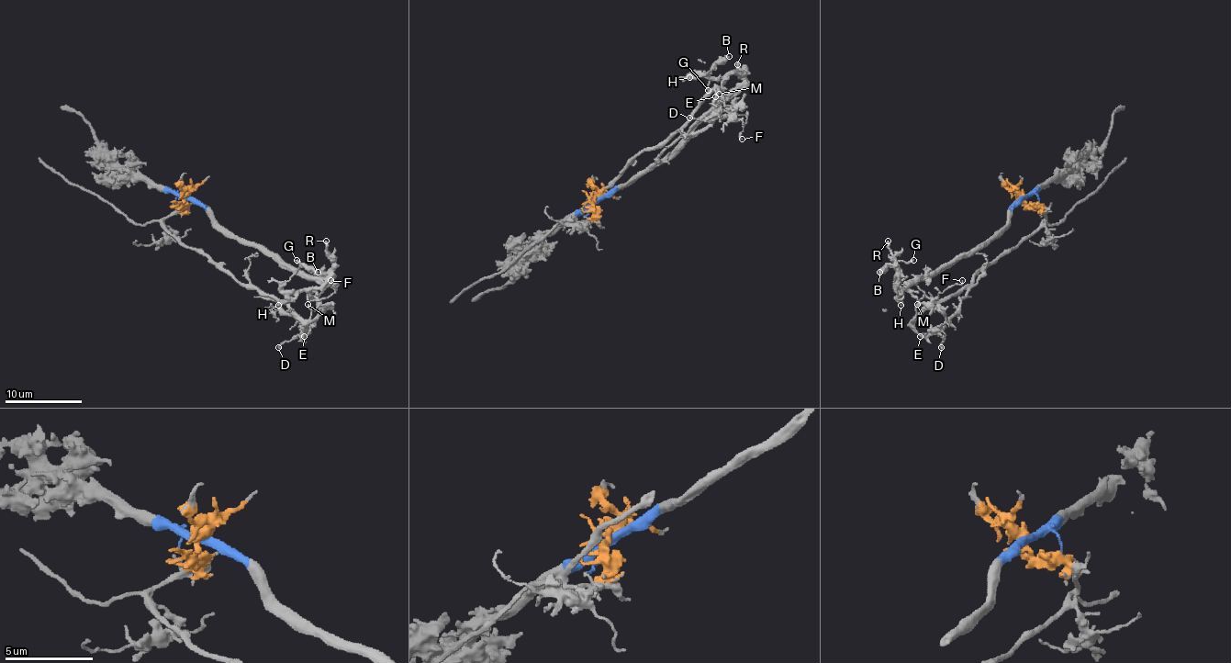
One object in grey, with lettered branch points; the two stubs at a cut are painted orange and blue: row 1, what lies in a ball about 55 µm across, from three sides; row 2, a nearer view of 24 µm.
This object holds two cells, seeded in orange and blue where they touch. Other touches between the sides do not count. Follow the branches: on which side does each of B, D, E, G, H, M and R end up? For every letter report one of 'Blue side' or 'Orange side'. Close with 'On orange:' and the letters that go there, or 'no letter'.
B: Blue side
D: Orange side
E: Orange side
G: Blue side
H: Blue side
M: Orange side
R: Blue side
On orange: D, E, M

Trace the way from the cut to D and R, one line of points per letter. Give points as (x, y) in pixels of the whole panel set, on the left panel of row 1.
D: (185, 196), (164, 219), (164, 227), (233, 279), (256, 286), (300, 323), (300, 332), (277, 348)
R: (185, 196), (191, 196), (220, 225), (331, 285), (331, 256), (325, 241)

